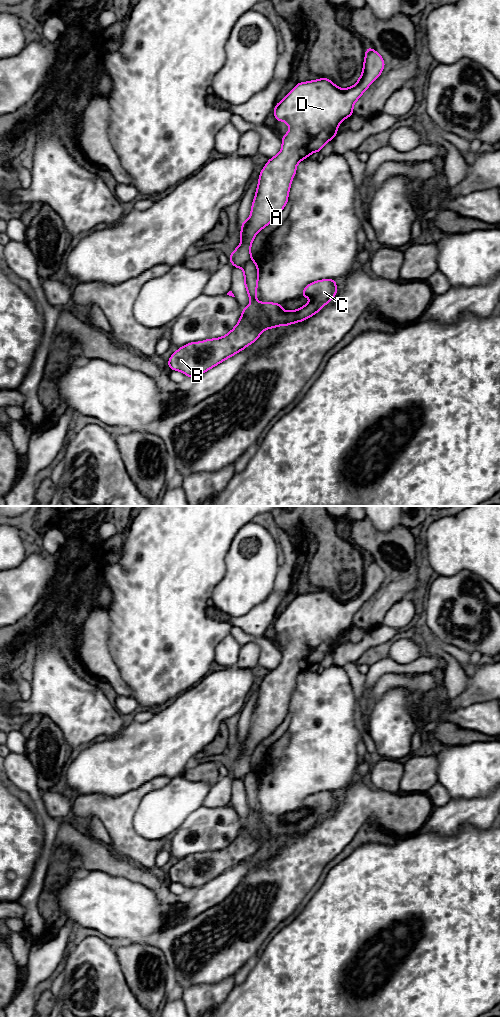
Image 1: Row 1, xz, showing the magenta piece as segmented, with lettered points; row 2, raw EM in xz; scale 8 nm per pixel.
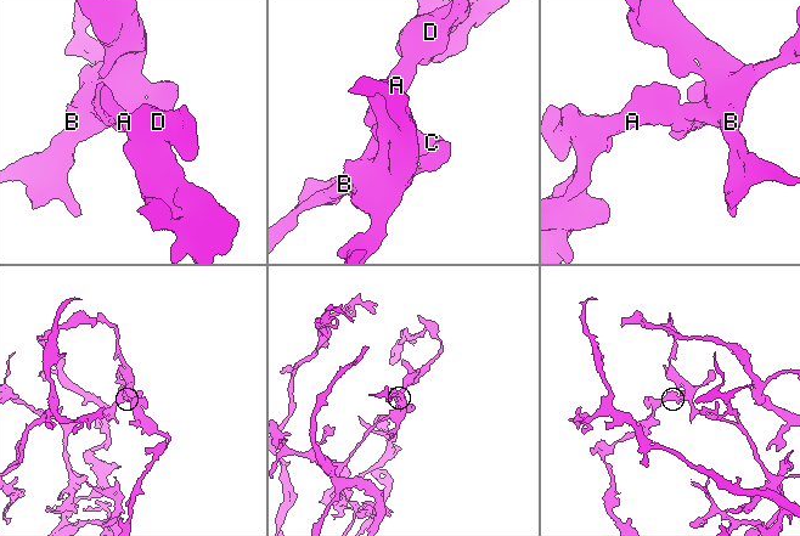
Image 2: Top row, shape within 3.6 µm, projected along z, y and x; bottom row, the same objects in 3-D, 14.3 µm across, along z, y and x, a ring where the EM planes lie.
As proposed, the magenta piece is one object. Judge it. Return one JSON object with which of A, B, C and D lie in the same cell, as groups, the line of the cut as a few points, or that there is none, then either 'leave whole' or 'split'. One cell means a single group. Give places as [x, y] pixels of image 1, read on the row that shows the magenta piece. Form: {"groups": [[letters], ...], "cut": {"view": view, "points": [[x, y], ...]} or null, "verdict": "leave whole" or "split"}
{"groups": [["A", "D"], ["B", "C"]], "cut": {"view": "xz", "points": [[251, 258], [242, 268]]}, "verdict": "split"}

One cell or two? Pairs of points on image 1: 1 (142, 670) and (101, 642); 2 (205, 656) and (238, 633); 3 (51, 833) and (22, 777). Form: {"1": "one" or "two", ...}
{"1": "two", "2": "two", "3": "one"}

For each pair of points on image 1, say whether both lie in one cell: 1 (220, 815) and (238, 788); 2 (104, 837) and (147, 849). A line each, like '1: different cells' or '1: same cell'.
1: different cells
2: different cells

